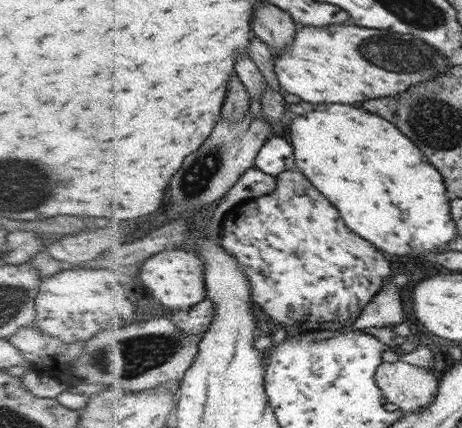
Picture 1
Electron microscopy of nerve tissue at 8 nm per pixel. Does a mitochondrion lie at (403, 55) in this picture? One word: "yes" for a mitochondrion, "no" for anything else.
yes

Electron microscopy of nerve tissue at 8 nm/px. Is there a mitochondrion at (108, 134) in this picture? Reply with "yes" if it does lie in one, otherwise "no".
no

